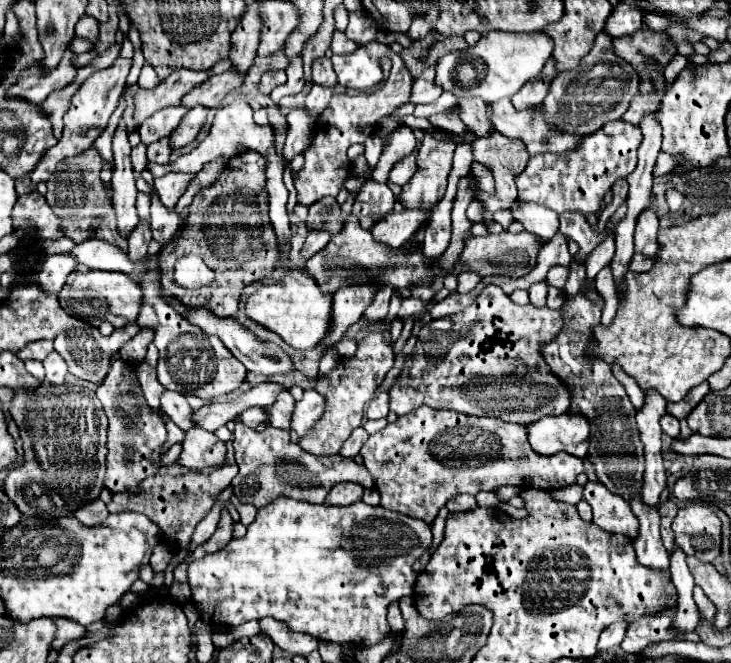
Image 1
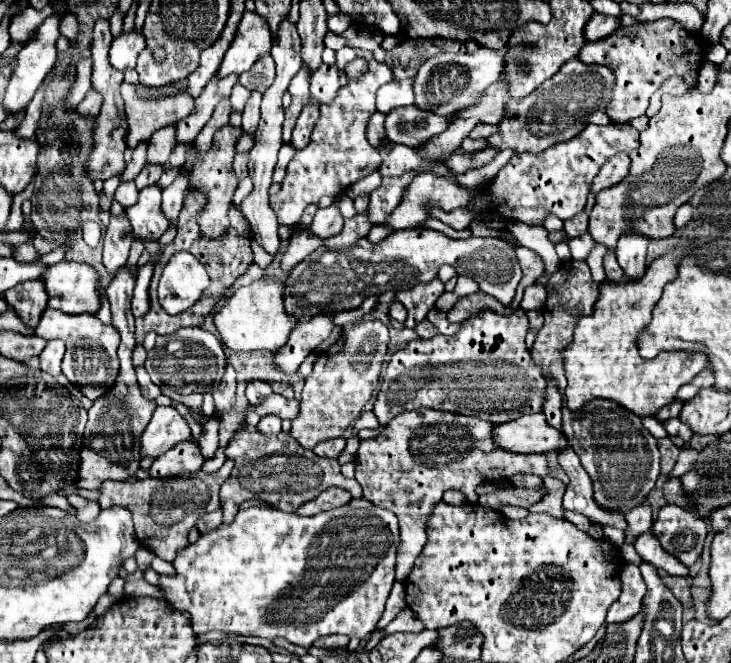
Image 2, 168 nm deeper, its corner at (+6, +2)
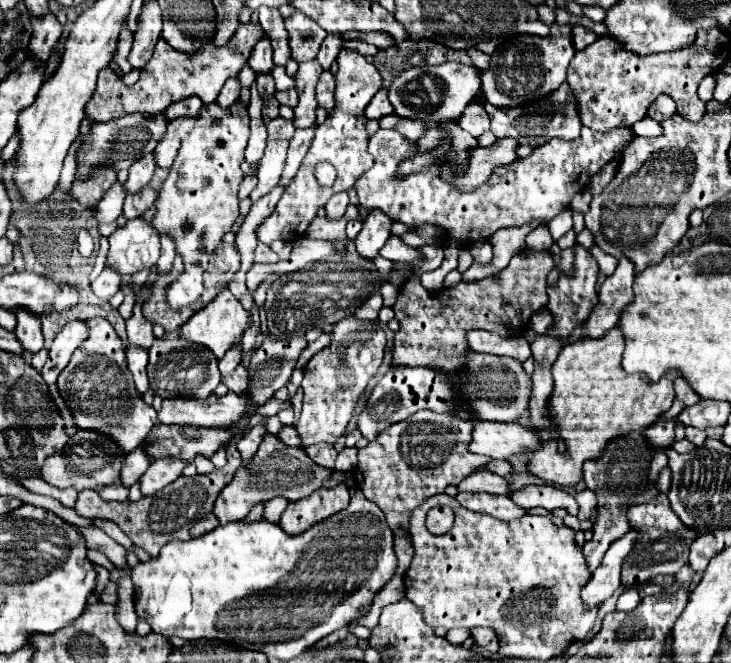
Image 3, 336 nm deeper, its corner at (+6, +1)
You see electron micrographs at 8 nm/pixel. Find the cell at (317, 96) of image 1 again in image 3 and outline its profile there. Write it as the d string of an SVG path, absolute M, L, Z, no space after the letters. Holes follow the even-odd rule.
M297 130L297 132L301 132L301 134L293 136L293 140L289 144L285 170L283 170L283 176L281 176L281 182L279 182L283 188L287 188L289 182L293 180L293 176L297 174L297 170L299 170L303 158L305 158L305 154L307 154L311 142L313 142L313 134L311 134L313 130Z

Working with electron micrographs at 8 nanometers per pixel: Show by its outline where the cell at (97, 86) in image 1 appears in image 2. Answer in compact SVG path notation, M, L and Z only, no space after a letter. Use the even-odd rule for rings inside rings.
M127 33L119 35L113 39L111 49L109 49L109 63L117 67L119 71L125 69L135 69L135 59L137 53L145 47L145 37L143 33Z

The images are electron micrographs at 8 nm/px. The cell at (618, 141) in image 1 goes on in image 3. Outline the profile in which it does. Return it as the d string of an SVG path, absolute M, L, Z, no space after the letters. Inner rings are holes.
M439 122L435 126L427 126L425 134L417 142L403 138L395 130L379 130L369 140L369 152L375 158L375 164L355 182L359 204L365 208L379 208L391 220L403 222L409 228L423 224L437 226L447 238L457 240L463 246L469 246L471 242L487 242L499 228L519 228L529 224L533 218L543 218L549 222L553 216L567 210L571 198L587 188L589 178L593 178L615 156L615 150L625 150L629 146L631 128L595 132L583 126L577 140L547 142L535 148L531 156L519 158L517 162L511 162L511 166L493 170L489 180L477 190L461 192L441 178L441 166L457 164L455 174L461 174L469 162L473 140L477 138L461 130L457 122ZM441 138L449 138L451 146L445 158L435 162L433 168L421 168L401 178L399 164L413 154L435 150L441 144Z

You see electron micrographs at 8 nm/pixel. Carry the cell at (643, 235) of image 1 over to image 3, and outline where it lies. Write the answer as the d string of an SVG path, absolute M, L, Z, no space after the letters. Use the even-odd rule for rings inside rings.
M621 258L617 270L611 276L607 276L603 286L599 288L599 302L593 306L593 312L585 320L581 338L601 338L607 334L607 330L611 330L617 324L621 310L633 298L633 280L633 264L627 258Z

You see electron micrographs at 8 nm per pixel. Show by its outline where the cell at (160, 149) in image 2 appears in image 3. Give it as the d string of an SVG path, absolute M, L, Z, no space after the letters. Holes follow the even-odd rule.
M145 154L145 158L141 158L141 162L135 162L129 168L129 178L123 184L125 194L137 194L141 188L147 186L147 182L151 180L155 172L155 162L153 162L153 154Z

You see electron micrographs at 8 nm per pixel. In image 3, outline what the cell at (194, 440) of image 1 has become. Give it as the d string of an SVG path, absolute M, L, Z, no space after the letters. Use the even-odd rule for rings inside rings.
M177 458L153 460L149 464L149 470L145 470L145 474L139 480L141 494L143 496L153 496L155 492L163 490L167 484L175 482L181 476L183 468L185 468L185 464L177 462Z

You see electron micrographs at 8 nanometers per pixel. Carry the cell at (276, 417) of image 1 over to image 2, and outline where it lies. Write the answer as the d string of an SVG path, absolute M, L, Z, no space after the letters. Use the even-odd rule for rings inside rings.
M253 379L247 383L247 399L251 405L259 405L267 395L273 395L273 389L269 383L265 381L259 381L259 379Z

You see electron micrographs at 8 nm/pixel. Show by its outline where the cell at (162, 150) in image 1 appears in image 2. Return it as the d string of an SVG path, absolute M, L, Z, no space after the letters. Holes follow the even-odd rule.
M147 163L147 165L143 167L143 171L139 173L139 175L143 177L143 185L153 185L153 183L157 183L163 171L164 170L161 165L153 165L153 163Z

